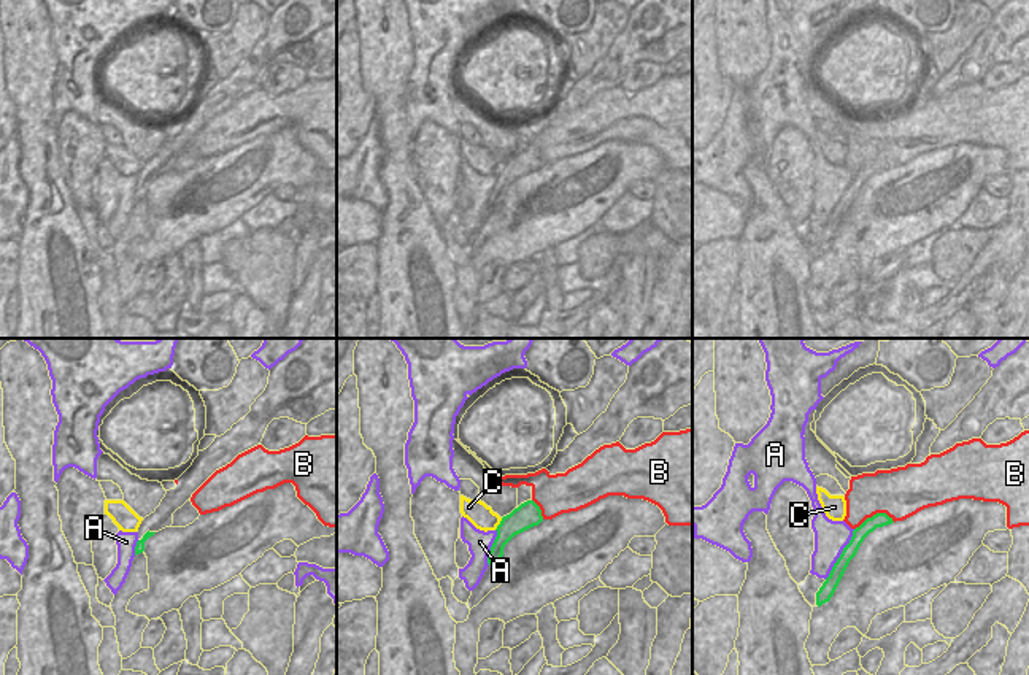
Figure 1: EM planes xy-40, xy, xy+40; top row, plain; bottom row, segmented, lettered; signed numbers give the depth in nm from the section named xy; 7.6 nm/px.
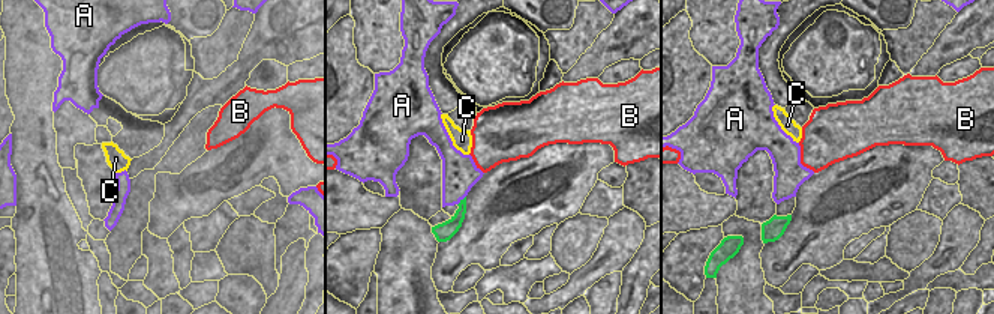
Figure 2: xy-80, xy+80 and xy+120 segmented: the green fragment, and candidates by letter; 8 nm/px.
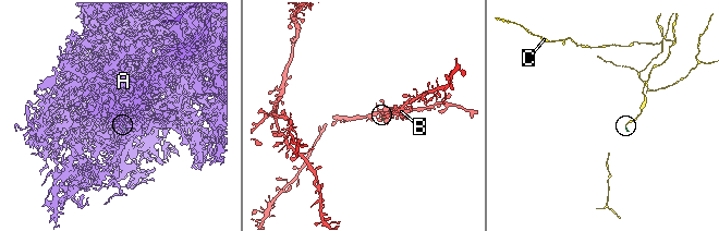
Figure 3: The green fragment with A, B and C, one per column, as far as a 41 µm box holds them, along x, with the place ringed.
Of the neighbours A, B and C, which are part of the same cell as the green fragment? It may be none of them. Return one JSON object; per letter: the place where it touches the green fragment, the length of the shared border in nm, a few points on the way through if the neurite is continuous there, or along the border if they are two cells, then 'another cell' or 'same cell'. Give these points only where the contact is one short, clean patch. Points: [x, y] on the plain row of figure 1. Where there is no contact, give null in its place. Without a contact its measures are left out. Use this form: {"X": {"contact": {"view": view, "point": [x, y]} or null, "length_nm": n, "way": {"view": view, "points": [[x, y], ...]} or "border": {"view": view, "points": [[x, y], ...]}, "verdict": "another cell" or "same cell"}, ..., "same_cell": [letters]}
{"A": {"contact": {"view": "xy+40", "point": [840, 199]}, "length_nm": 440, "border": {"view": "xy+40", "points": [[855, 173], [850, 186], [824, 223]]}, "verdict": "another cell"}, "B": {"contact": {"view": "xy+40", "point": [874, 159]}, "length_nm": 320, "border": {"view": "xy+40", "points": [[894, 165], [885, 158], [874, 158], [855, 173]]}, "verdict": "another cell"}, "C": {"contact": {"view": "xy", "point": [499, 169]}, "length_nm": 120, "border": {"view": "xy", "points": [[502, 162], [494, 173]]}, "verdict": "another cell"}, "same_cell": []}

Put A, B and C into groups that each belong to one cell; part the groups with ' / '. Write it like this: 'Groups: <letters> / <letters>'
Groups: A / B / C.

